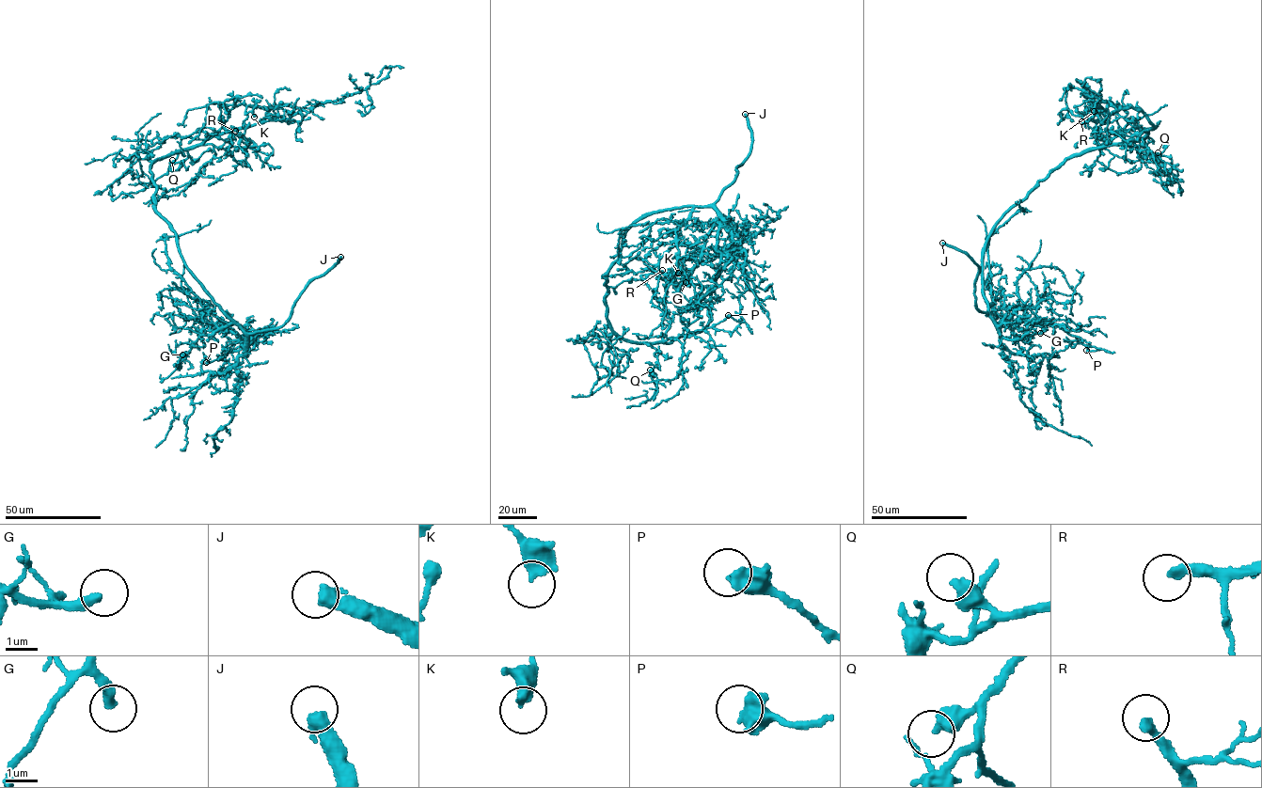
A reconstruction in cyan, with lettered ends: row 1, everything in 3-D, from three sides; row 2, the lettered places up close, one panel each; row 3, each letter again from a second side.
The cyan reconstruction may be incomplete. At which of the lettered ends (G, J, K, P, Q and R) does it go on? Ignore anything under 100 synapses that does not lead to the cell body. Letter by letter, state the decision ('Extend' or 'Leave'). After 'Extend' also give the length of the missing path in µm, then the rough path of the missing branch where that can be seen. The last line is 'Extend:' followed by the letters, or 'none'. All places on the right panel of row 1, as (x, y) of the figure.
G: Leave
J: Extend. Missing length about 20 µm. Course of what is missing: (942, 243), (942, 232), (949, 215)
K: Leave
P: Leave
Q: Leave
R: Extend. Missing length about 50 µm. Course of what is missing: (1081, 121), (1062, 132), (1059, 148), (1043, 166), (1043, 174)
Extend: J, R

